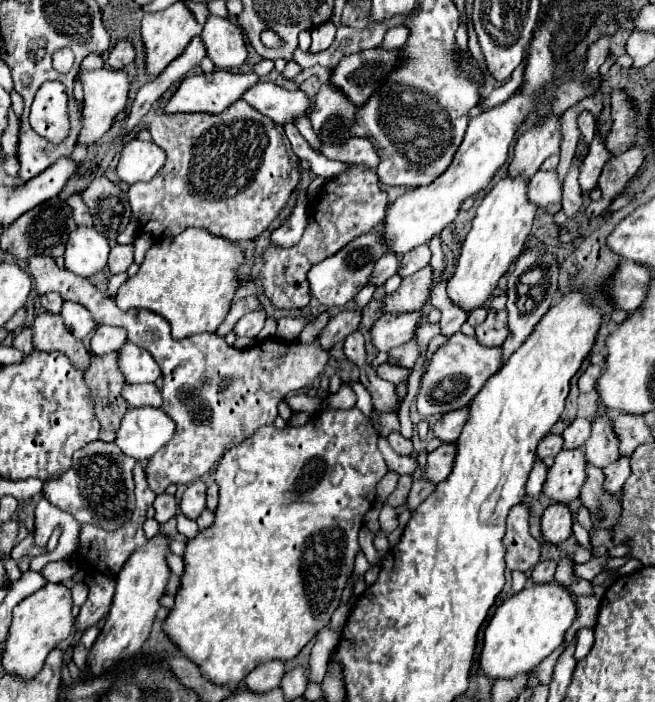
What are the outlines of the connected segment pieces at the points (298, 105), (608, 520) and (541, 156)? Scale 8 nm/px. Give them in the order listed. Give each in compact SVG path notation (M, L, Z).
M260 82L244 94L244 100L276 124L296 124L300 116L308 116L312 102L302 90L286 90L278 84Z
M588 466L588 480L584 482L580 500L588 508L596 530L612 530L620 520L622 504L614 494L604 490L604 474L596 466Z
M548 116L540 124L528 128L516 142L512 162L508 168L510 176L526 176L528 180L538 172L540 164L560 152L562 142L562 116Z

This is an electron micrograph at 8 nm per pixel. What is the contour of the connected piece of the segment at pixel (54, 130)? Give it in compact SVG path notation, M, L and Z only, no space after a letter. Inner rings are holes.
M61 82L42 84L31 105L29 122L36 133L52 144L60 144L68 136L68 96Z

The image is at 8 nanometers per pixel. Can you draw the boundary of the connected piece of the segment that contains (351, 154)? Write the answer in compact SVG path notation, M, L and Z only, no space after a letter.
M352 138L344 148L330 148L322 146L322 154L330 160L340 160L340 162L352 162L352 164L364 164L370 170L376 170L380 164L380 154L372 140L368 138Z

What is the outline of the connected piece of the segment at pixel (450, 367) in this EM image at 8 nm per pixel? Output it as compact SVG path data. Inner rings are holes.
M456 332L448 338L444 346L436 350L430 360L426 374L422 376L422 386L418 394L418 412L422 416L446 414L464 408L482 390L484 382L498 372L502 366L502 346L484 346L476 336L464 336Z

